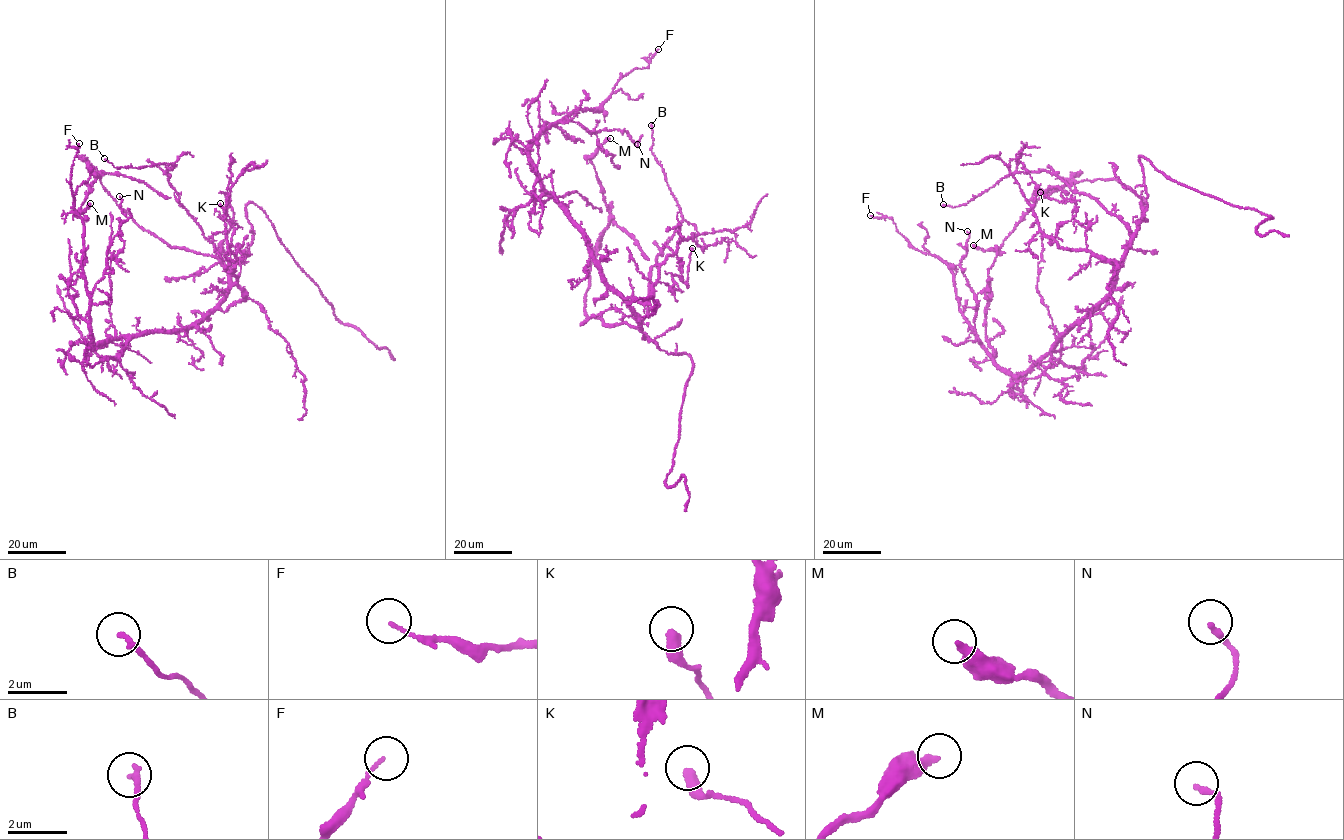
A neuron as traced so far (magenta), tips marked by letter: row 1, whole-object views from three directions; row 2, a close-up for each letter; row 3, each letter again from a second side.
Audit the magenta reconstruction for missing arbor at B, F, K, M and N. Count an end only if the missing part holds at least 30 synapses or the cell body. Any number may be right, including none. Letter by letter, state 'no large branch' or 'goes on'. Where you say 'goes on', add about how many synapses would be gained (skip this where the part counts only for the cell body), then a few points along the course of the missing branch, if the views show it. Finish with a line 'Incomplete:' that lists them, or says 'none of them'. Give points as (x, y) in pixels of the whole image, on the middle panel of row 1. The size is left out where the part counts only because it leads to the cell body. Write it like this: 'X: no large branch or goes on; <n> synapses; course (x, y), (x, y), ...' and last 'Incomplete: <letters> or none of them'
B: no large branch
F: no large branch
K: no large branch
M: no large branch
N: no large branch
Incomplete: none of them

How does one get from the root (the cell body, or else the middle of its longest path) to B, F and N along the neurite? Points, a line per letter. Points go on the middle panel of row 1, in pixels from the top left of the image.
B: (614, 290), (627, 300), (640, 323), (647, 312), (650, 268), (682, 219), (665, 173), (652, 151), (651, 125)
F: (614, 290), (583, 231), (544, 189), (530, 146), (574, 110), (601, 111), (617, 81), (648, 65), (658, 49)
N: (614, 290), (583, 231), (544, 189), (530, 146), (544, 129), (569, 120), (595, 134), (624, 130), (637, 144)

